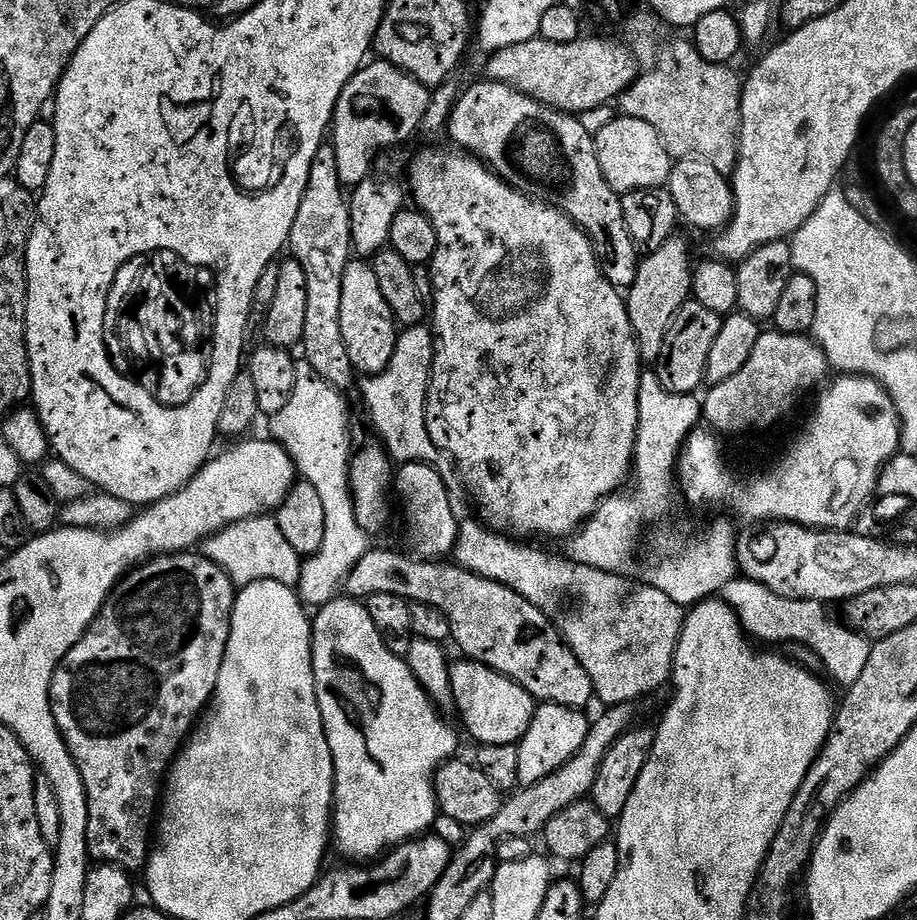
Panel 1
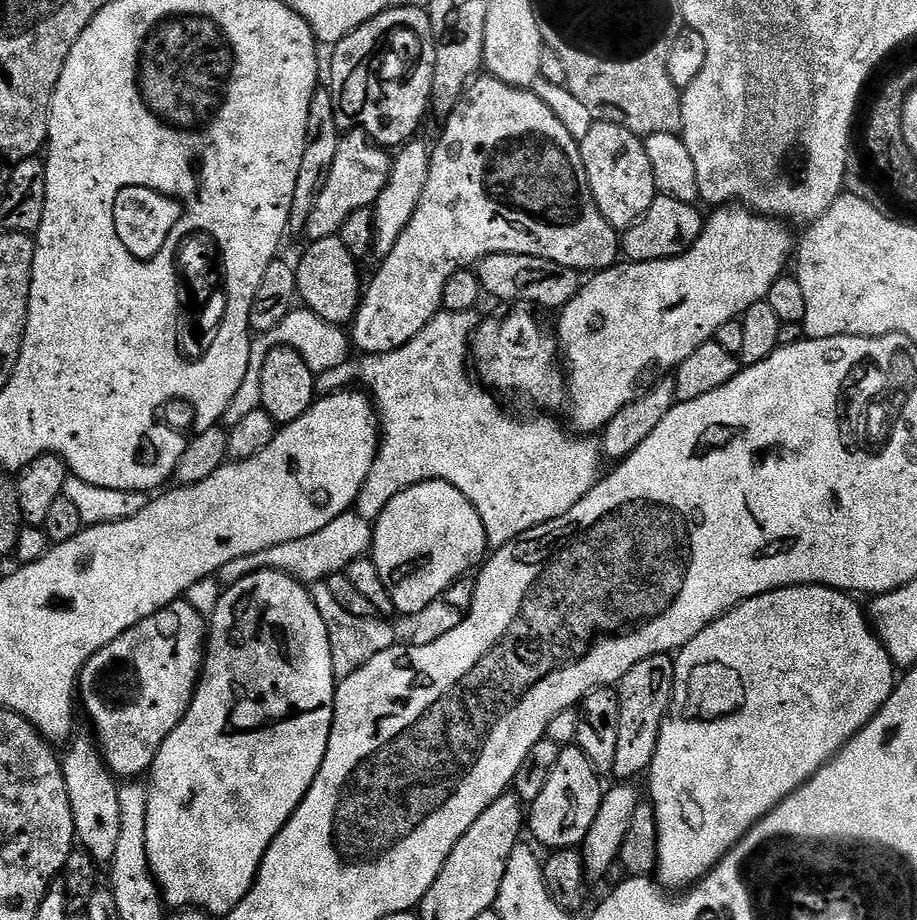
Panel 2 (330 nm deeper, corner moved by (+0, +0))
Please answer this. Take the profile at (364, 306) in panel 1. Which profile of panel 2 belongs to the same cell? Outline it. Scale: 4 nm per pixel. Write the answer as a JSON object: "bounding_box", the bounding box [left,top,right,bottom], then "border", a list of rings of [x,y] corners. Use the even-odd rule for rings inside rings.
{"bounding_box":[295,236,362,326],"border":[[[339,236],[313,240],[307,245],[300,264],[295,265],[296,295],[299,303],[309,308],[318,318],[337,326],[351,325],[360,309],[362,280],[360,284],[361,265],[342,246]]]}

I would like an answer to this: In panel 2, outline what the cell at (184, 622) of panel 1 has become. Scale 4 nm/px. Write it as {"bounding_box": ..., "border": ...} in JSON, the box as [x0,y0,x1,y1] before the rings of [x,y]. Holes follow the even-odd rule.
{"bounding_box":[78,599,206,778],"border":[[[187,599],[142,618],[84,663],[78,681],[82,712],[96,727],[94,740],[117,778],[140,778],[152,767],[162,742],[186,714],[206,651],[206,620]]]}

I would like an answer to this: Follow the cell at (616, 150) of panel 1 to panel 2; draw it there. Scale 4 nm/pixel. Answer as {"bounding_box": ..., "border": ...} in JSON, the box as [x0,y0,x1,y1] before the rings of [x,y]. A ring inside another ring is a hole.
{"bounding_box":[579,120,658,230],"border":[[[600,120],[594,122],[590,126],[590,134],[586,134],[586,138],[579,141],[582,166],[586,166],[588,185],[594,194],[598,210],[602,210],[602,218],[606,218],[606,222],[610,222],[610,226],[617,230],[629,228],[634,221],[642,218],[642,214],[646,214],[646,210],[650,210],[658,195],[654,170],[650,170],[650,158],[646,158],[644,140],[624,127],[623,123],[612,124],[608,120]]]}

